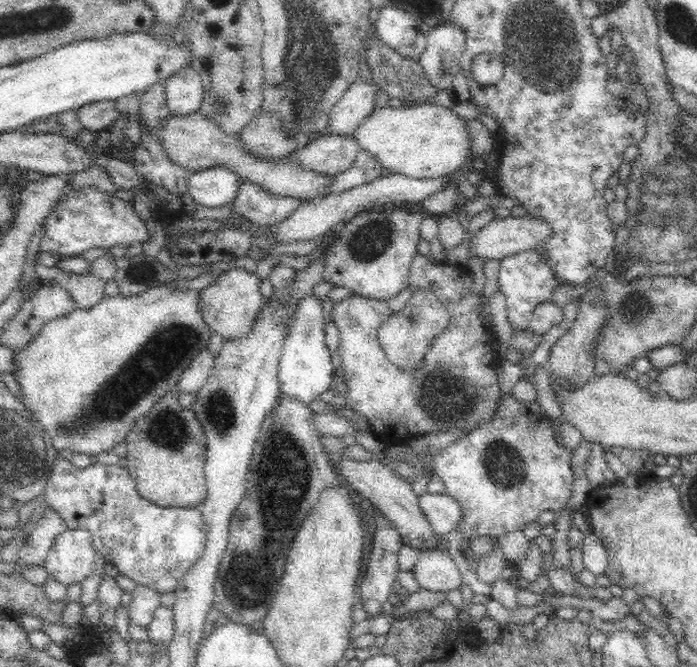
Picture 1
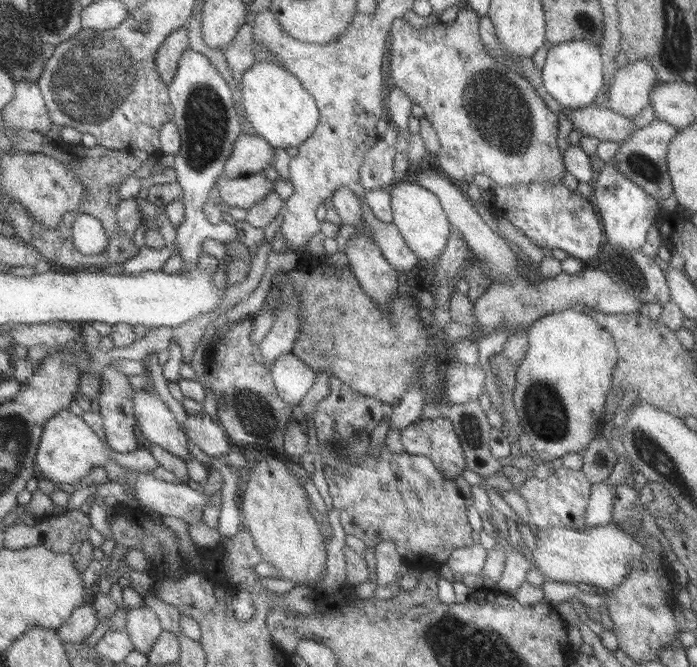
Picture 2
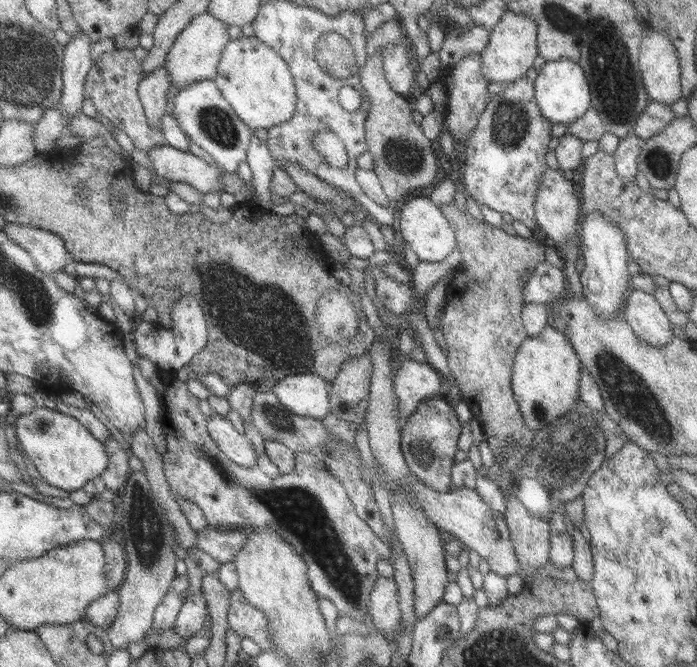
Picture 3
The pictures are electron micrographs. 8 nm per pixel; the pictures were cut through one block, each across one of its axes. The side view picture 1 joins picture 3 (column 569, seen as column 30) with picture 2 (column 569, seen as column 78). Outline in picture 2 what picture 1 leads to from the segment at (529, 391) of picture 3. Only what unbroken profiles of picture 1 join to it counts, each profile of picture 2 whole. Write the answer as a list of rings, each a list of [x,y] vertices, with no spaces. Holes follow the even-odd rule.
[[[568,309],[535,320],[526,329],[527,350],[516,367],[511,402],[519,426],[527,436],[531,449],[545,464],[569,452],[581,453],[601,430],[604,404],[611,386],[611,371],[617,360],[612,336],[581,310]]]

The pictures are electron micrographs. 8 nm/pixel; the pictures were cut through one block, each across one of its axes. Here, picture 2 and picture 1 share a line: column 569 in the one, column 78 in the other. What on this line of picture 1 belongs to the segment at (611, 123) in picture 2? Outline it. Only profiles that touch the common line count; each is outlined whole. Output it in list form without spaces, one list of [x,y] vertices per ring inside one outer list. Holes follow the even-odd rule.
[[[111,100],[88,104],[77,110],[77,119],[81,130],[99,134],[110,130],[118,116],[119,113],[116,111],[115,102]]]

